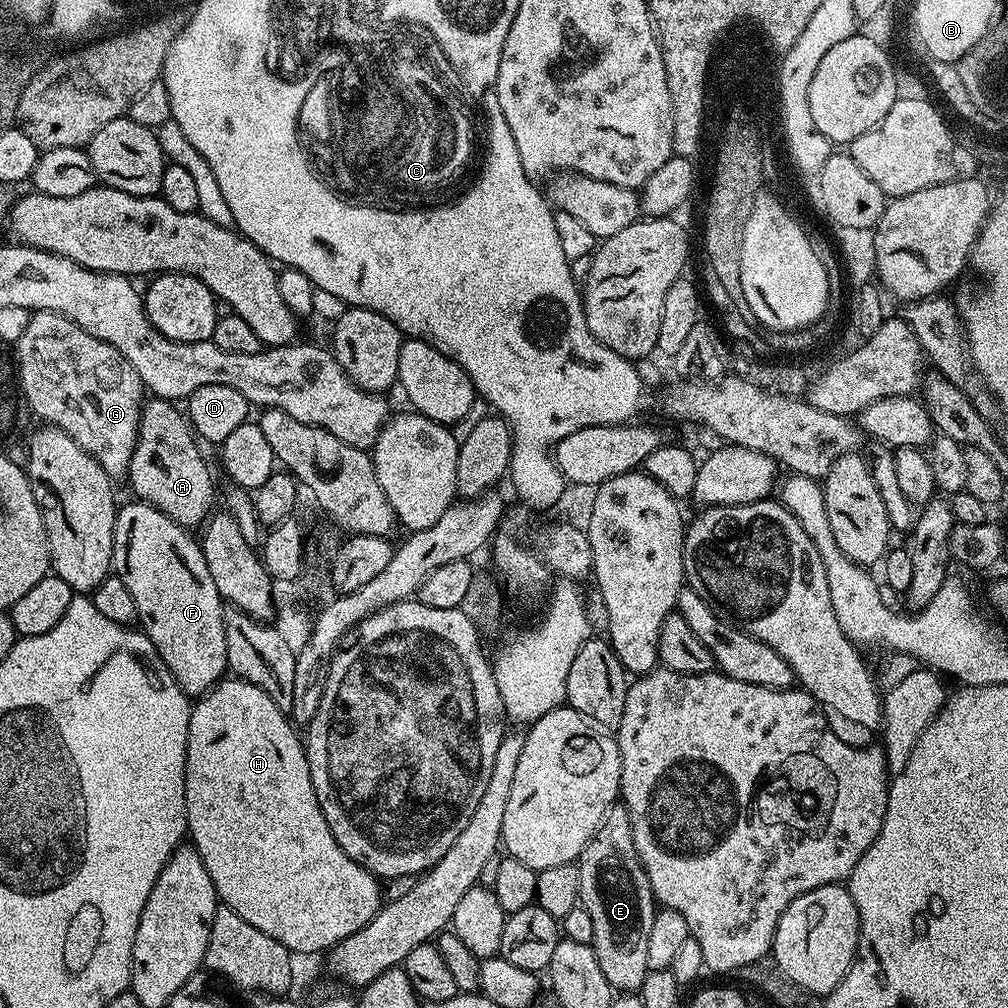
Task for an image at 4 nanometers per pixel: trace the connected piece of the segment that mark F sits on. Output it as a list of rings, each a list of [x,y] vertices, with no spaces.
[[[132,503],[136,504],[128,504],[125,508],[123,505],[116,514],[112,567],[115,575],[122,578],[126,590],[130,590],[130,598],[134,598],[136,607],[136,620],[150,642],[154,642],[154,650],[158,650],[162,662],[166,662],[185,696],[199,698],[225,679],[229,671],[224,629],[225,601],[218,594],[218,586],[214,586],[214,578],[210,578],[199,539],[195,535],[192,537],[189,529],[162,514],[162,510],[153,504]]]

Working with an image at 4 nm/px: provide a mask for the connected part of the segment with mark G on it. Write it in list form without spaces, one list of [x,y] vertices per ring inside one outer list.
[[[33,311],[26,330],[20,340],[14,344],[14,364],[18,369],[18,387],[23,399],[32,407],[32,412],[45,425],[65,432],[82,450],[93,456],[113,478],[123,477],[130,466],[134,454],[136,435],[140,425],[140,409],[146,396],[146,389],[141,384],[134,366],[106,342],[86,334],[74,321],[57,312]]]

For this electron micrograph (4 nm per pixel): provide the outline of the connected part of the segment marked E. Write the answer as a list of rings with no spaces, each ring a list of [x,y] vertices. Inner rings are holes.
[[[623,803],[609,808],[600,829],[590,838],[578,861],[580,869],[580,904],[594,921],[592,949],[598,954],[598,966],[606,974],[606,982],[617,993],[635,993],[648,977],[646,953],[650,942],[650,926],[658,905],[652,895],[646,870],[636,853],[634,834]]]

